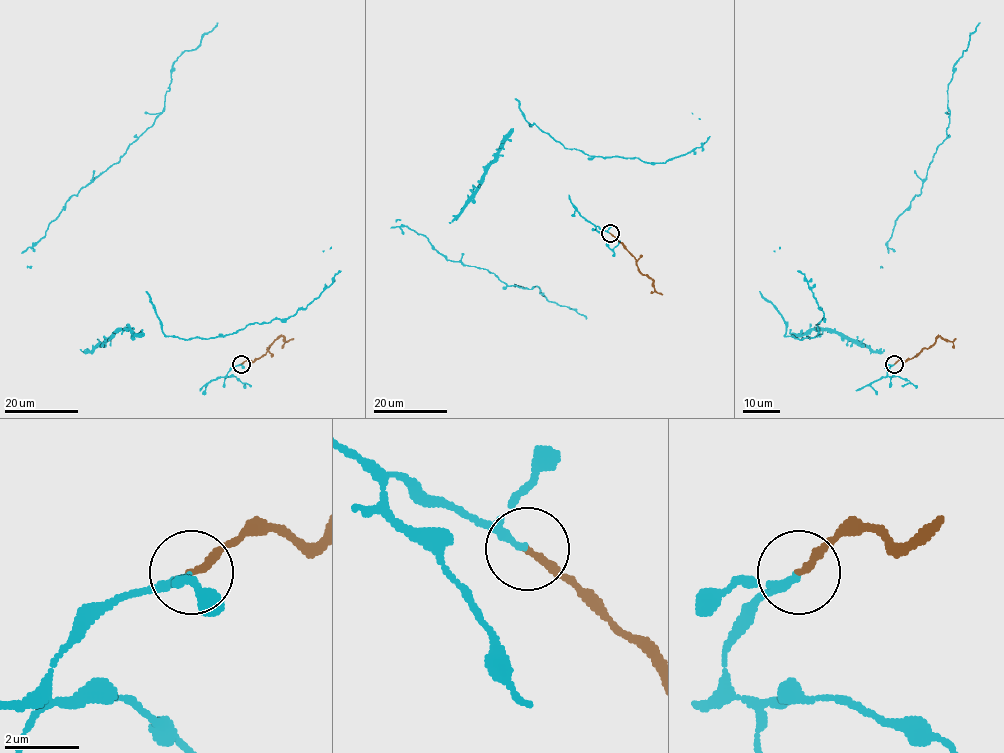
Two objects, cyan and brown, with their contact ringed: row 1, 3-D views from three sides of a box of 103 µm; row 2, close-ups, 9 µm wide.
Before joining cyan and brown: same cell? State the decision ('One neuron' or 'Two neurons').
One neuron

